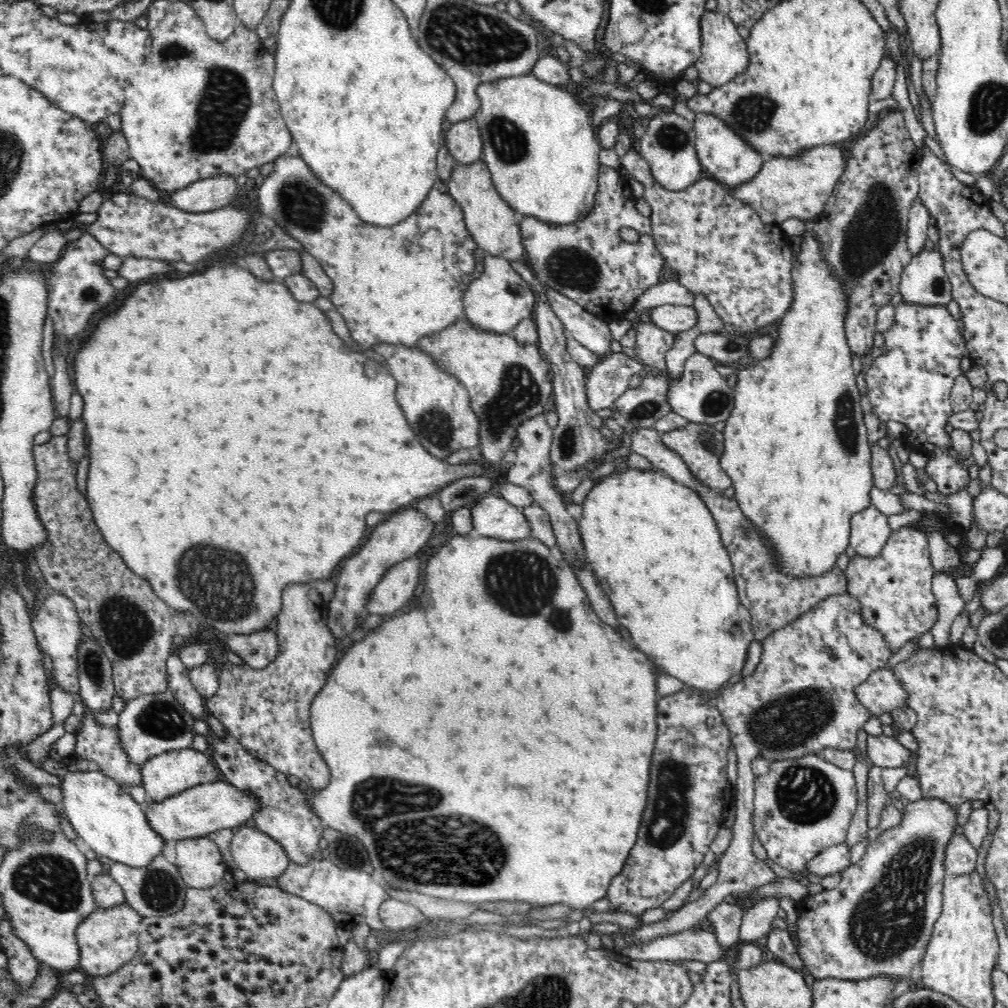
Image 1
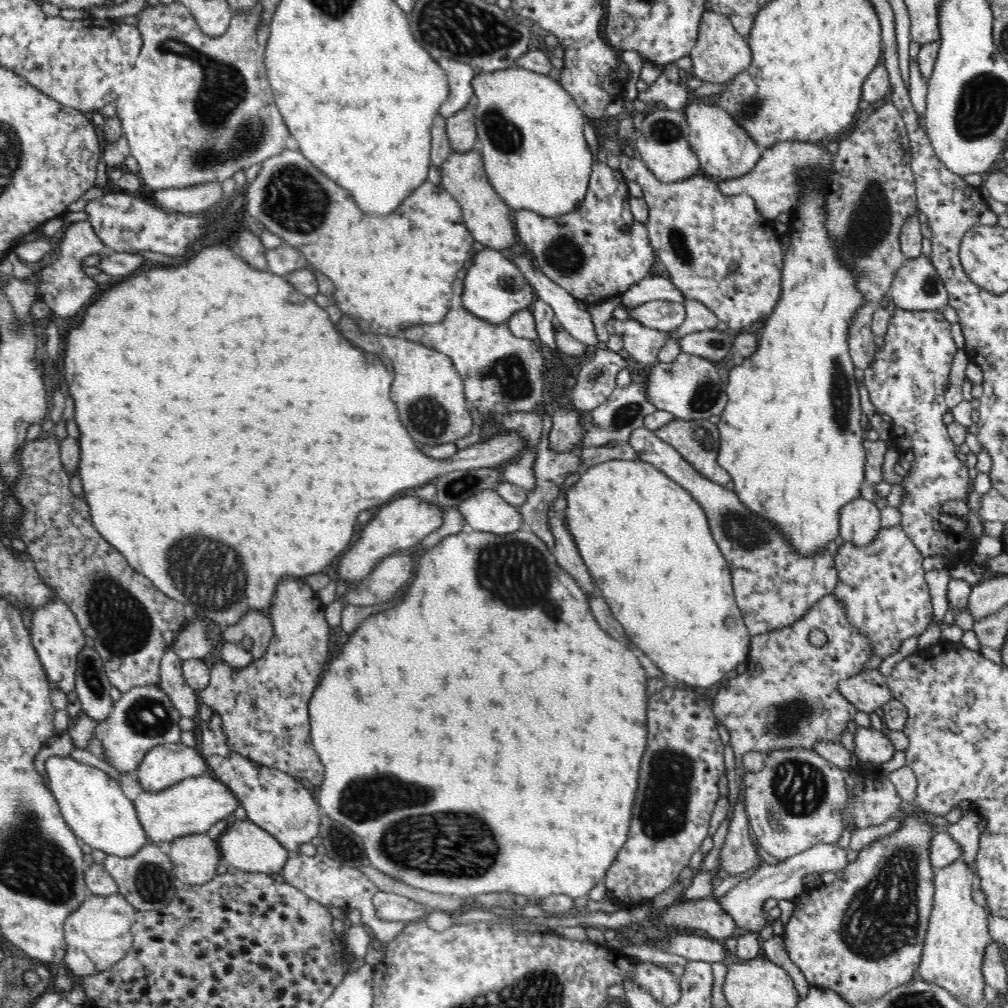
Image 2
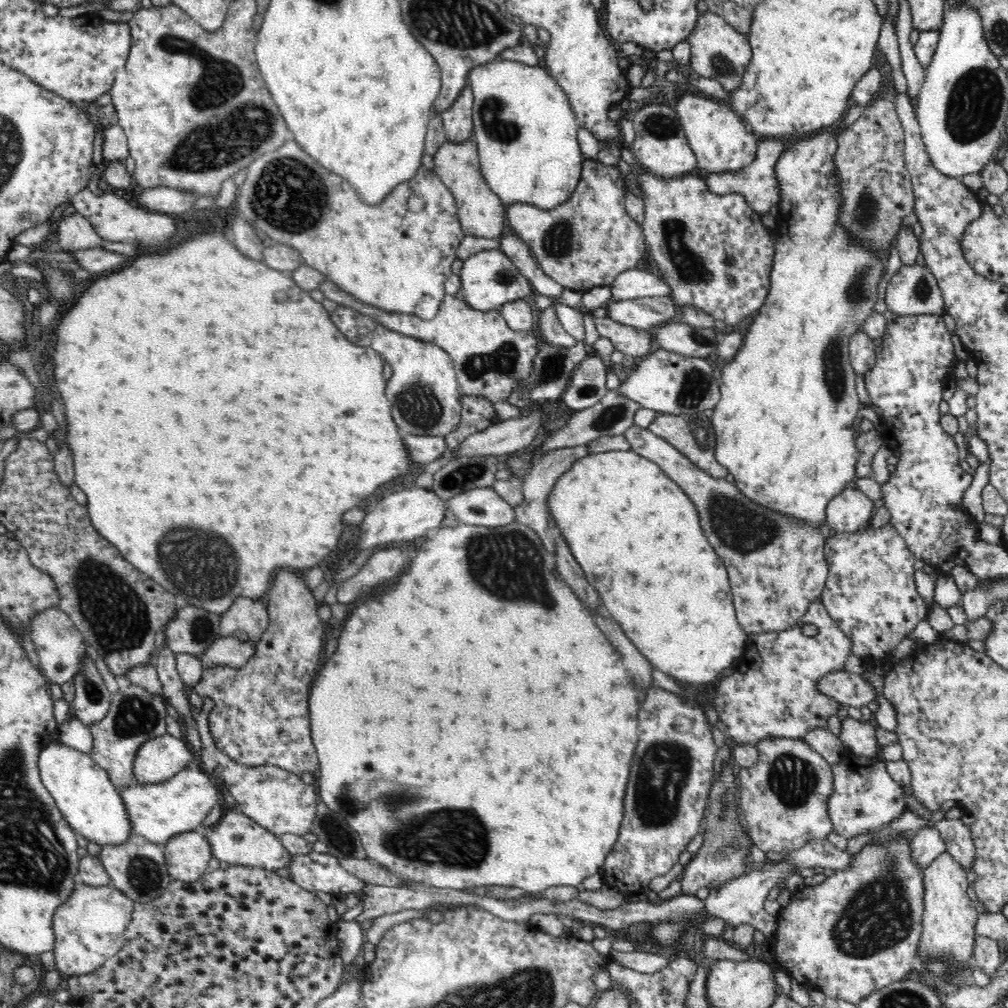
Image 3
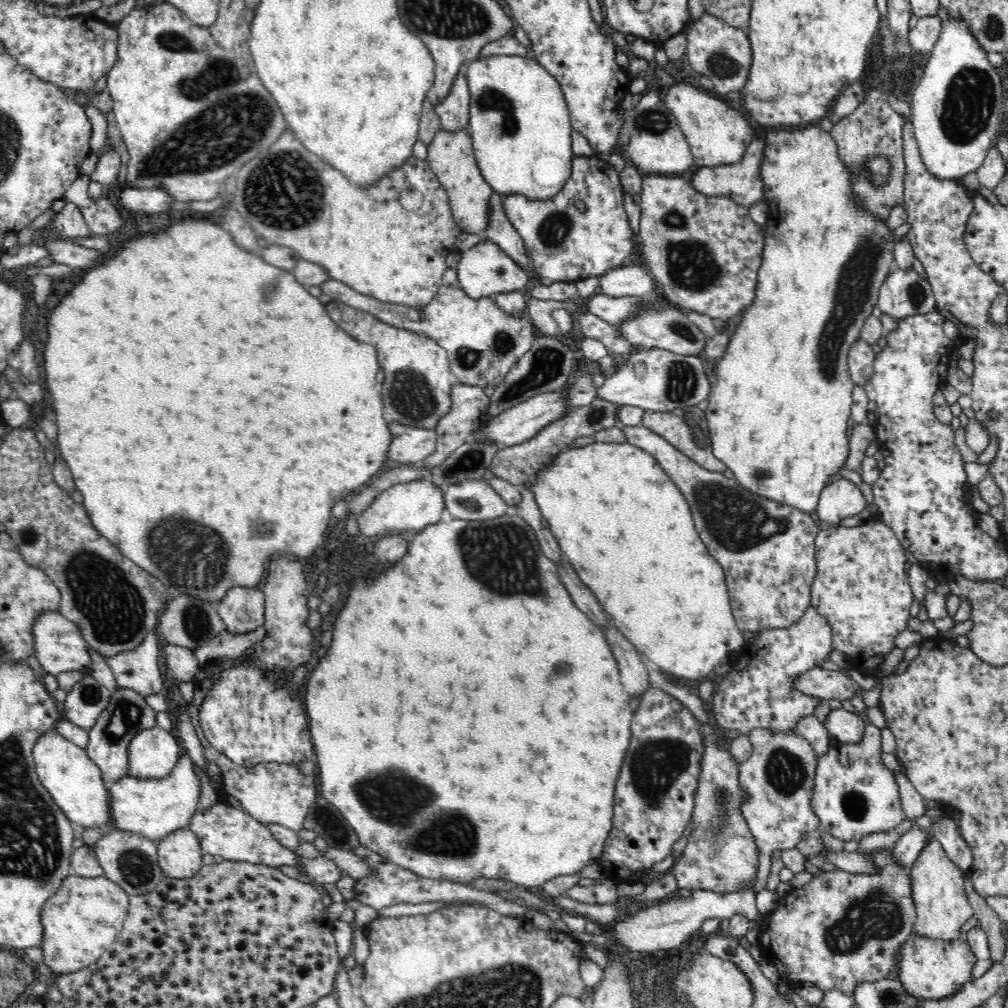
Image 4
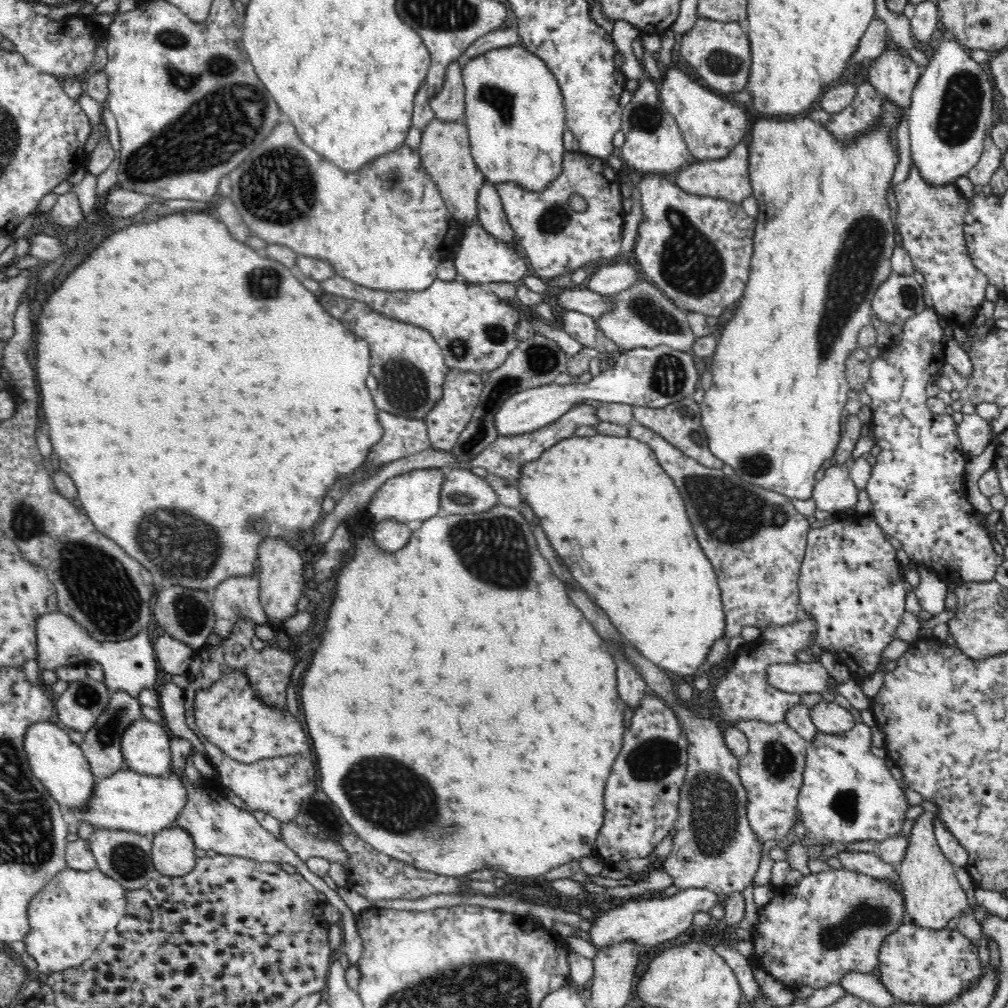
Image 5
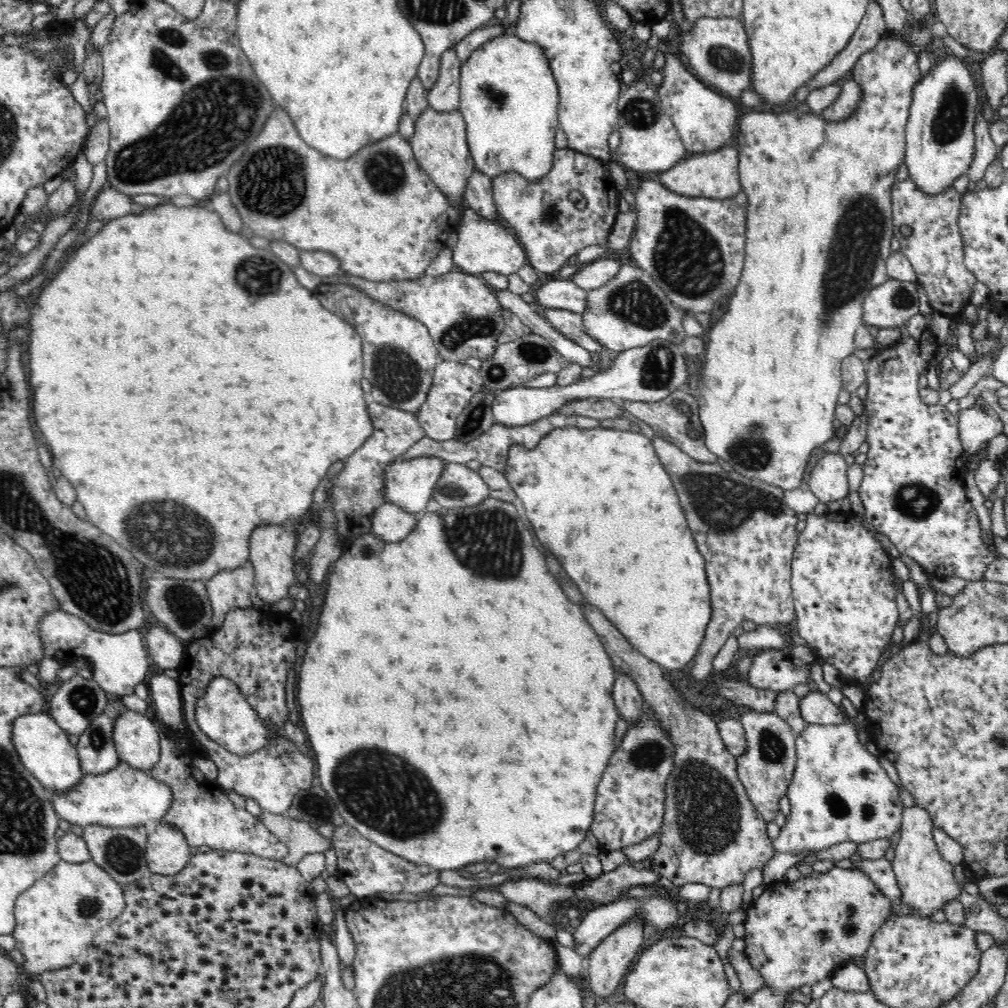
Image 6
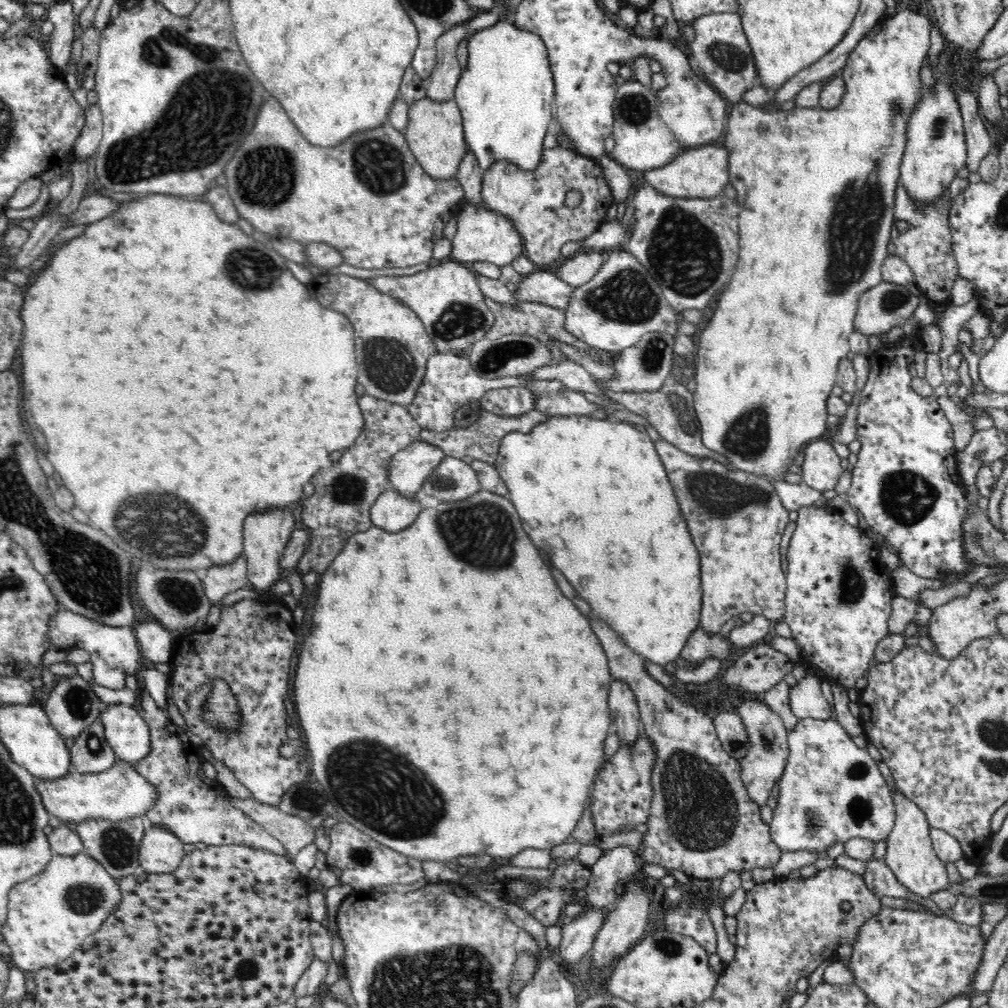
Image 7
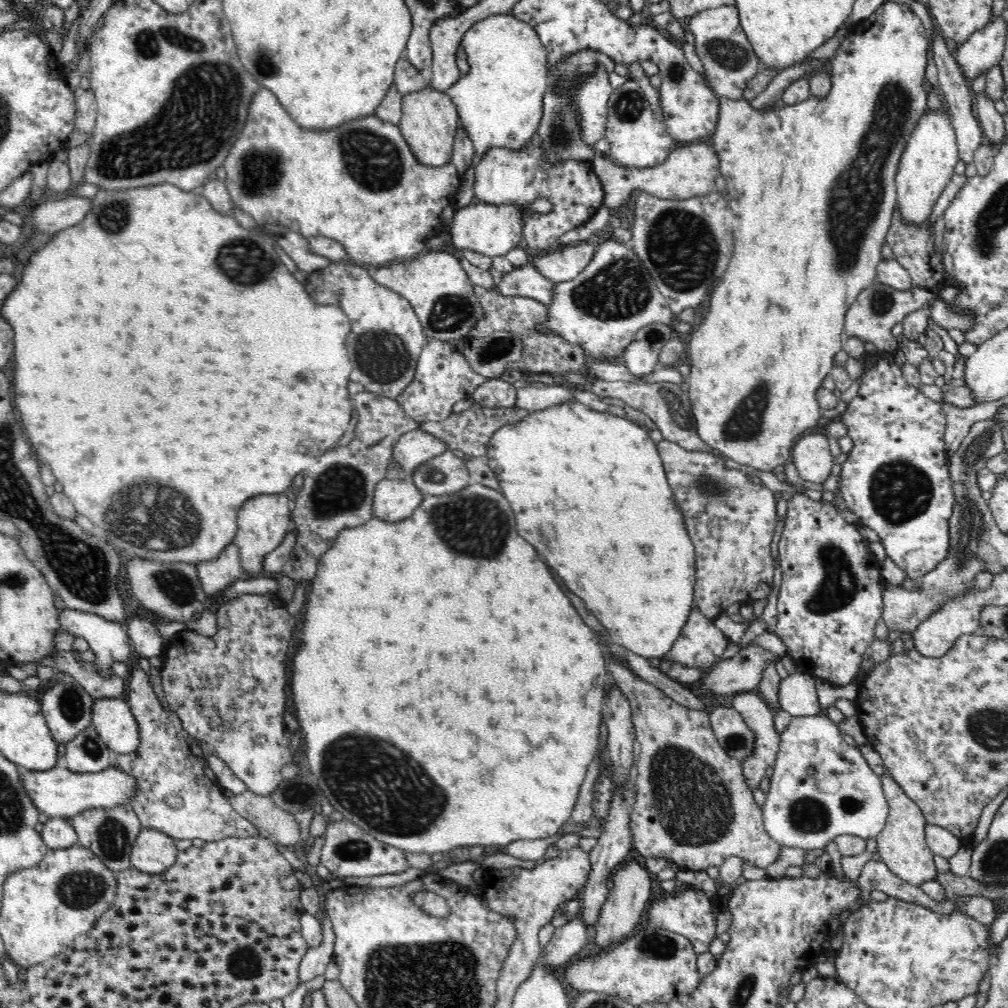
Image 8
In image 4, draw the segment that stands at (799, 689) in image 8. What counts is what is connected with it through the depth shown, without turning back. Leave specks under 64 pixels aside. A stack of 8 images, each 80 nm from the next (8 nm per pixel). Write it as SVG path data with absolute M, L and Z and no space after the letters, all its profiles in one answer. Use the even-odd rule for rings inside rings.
M831 709L827 721L822 724L838 743L858 744L862 740L868 721L864 715L848 712L846 709Z

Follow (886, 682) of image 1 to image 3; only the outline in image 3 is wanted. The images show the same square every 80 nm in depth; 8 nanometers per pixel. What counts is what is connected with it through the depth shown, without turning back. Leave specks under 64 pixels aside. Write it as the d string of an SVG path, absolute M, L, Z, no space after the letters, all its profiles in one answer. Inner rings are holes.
M845 671L822 676L816 682L816 687L820 689L820 693L832 697L840 704L857 709L868 706L872 700L877 699L872 682L862 675Z

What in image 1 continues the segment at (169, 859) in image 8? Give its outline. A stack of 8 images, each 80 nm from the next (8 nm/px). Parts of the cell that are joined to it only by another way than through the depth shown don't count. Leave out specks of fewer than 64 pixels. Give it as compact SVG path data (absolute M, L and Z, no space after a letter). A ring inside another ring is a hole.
M207 836L176 842L175 867L184 883L194 889L216 887L228 871L221 850Z

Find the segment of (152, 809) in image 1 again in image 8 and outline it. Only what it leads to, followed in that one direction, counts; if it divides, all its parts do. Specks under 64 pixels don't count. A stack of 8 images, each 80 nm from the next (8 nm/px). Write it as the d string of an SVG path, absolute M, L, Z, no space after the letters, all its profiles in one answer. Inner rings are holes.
M18 766L20 779L26 795L30 795L32 804L43 817L72 819L76 814L90 808L114 808L120 804L130 805L130 798L136 794L136 779L118 767L110 767L100 772L77 773L66 768L56 767L50 770L28 770Z

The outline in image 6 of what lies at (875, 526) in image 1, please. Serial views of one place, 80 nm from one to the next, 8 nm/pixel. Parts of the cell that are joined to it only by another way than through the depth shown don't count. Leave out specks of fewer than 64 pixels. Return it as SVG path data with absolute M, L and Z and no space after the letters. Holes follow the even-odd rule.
M827 452L810 470L807 485L822 504L848 497L847 465L839 452Z

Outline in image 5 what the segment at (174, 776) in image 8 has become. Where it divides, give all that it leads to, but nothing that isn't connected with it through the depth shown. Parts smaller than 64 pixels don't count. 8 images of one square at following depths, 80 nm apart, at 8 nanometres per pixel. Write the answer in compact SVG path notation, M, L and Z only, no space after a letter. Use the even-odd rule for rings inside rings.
M184 774L182 783L186 787L186 806L182 808L182 812L178 814L176 823L178 826L190 833L194 844L197 848L202 850L214 850L217 854L229 854L230 856L241 856L242 858L249 858L256 862L272 862L274 864L292 864L296 871L305 878L314 889L319 893L326 895L327 901L342 914L340 919L343 932L342 952L347 956L349 964L358 964L358 961L364 951L364 944L360 935L358 935L356 921L357 918L352 911L341 900L340 896L328 884L324 882L323 878L313 874L306 866L305 861L302 861L298 855L291 849L284 840L277 839L268 830L264 829L258 823L258 820L252 815L252 812L245 811L230 803L228 799L222 797L217 786L216 780L207 783L205 789L198 791L194 789L188 782L188 778Z

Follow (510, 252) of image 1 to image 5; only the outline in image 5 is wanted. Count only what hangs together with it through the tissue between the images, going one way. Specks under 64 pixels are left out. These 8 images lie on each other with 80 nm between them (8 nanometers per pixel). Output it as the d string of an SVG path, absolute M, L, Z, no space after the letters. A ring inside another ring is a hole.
M437 117L424 128L418 155L422 165L440 190L447 209L453 218L463 225L478 219L478 192L484 184L484 175L471 155L469 134L466 123L444 122Z

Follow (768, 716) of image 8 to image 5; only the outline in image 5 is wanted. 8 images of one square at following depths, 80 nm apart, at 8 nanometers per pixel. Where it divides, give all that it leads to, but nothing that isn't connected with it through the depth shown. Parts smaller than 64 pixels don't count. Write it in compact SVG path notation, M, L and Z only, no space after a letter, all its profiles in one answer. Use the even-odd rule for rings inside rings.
M742 720L736 724L736 727L747 736L749 742L749 750L746 755L739 758L738 768L741 783L747 792L746 812L749 825L763 844L772 842L772 840L791 844L793 839L790 836L802 820L796 804L798 804L798 794L800 794L800 786L804 782L804 770L806 770L806 741L784 722L766 724L757 720Z

